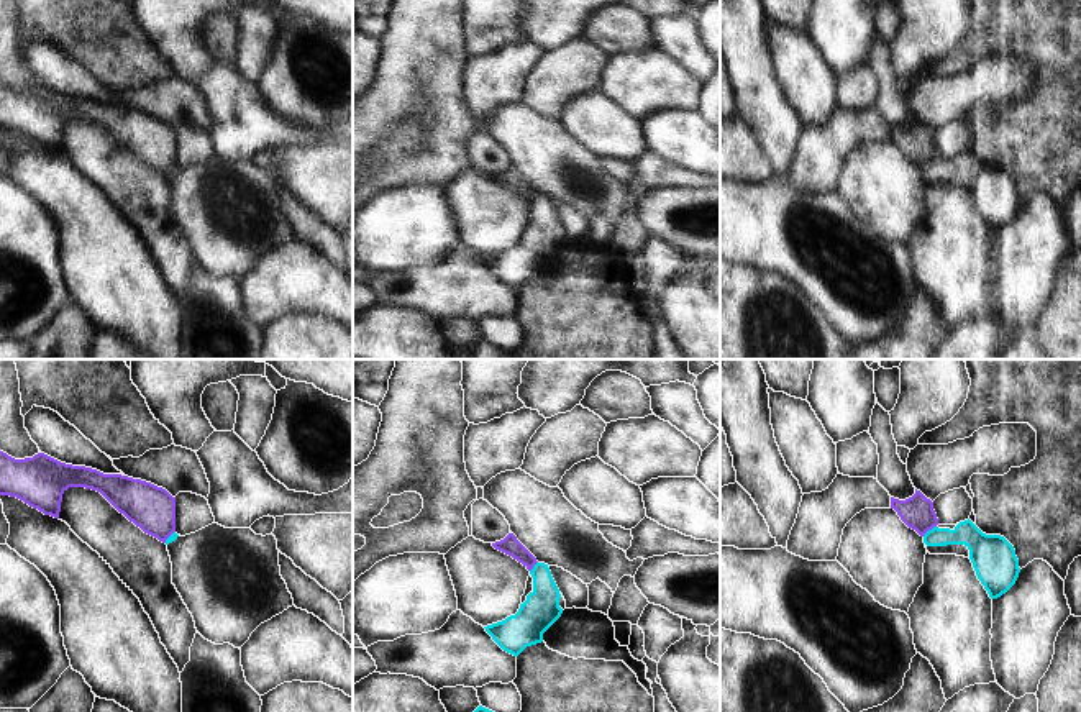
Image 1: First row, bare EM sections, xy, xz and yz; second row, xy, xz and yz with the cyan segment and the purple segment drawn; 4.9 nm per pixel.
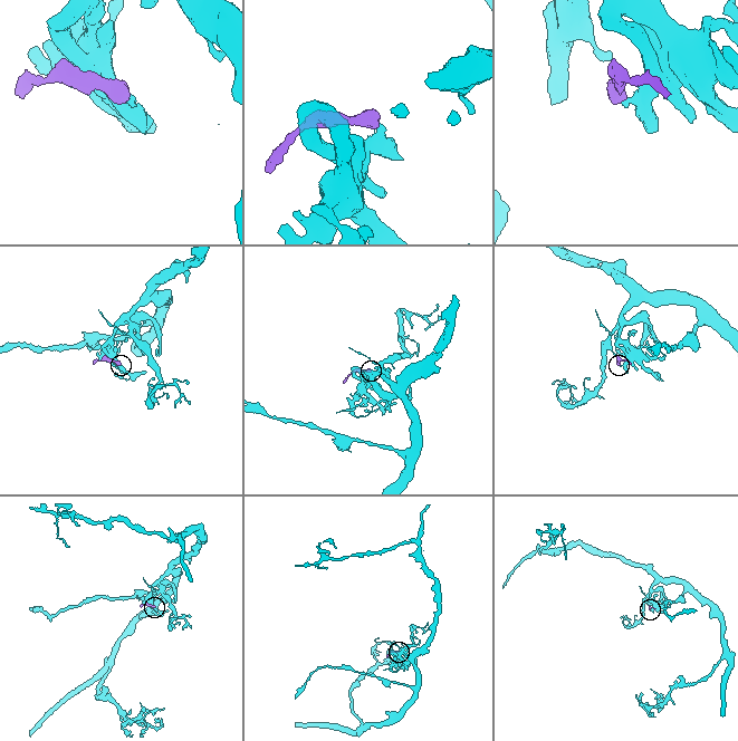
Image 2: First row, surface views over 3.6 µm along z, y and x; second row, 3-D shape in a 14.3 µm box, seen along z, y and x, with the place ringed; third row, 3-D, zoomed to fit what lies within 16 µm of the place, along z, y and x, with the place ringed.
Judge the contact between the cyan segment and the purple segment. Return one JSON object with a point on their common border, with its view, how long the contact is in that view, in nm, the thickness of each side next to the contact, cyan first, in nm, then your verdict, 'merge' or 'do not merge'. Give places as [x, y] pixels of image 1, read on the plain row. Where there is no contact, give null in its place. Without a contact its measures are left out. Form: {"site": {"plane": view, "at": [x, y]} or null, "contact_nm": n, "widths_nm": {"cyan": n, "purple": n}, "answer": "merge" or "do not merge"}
{"site": {"plane": "yz", "at": [929, 163]}, "contact_nm": 90, "widths_nm": {"cyan": 120, "purple": 160}, "answer": "do not merge"}

